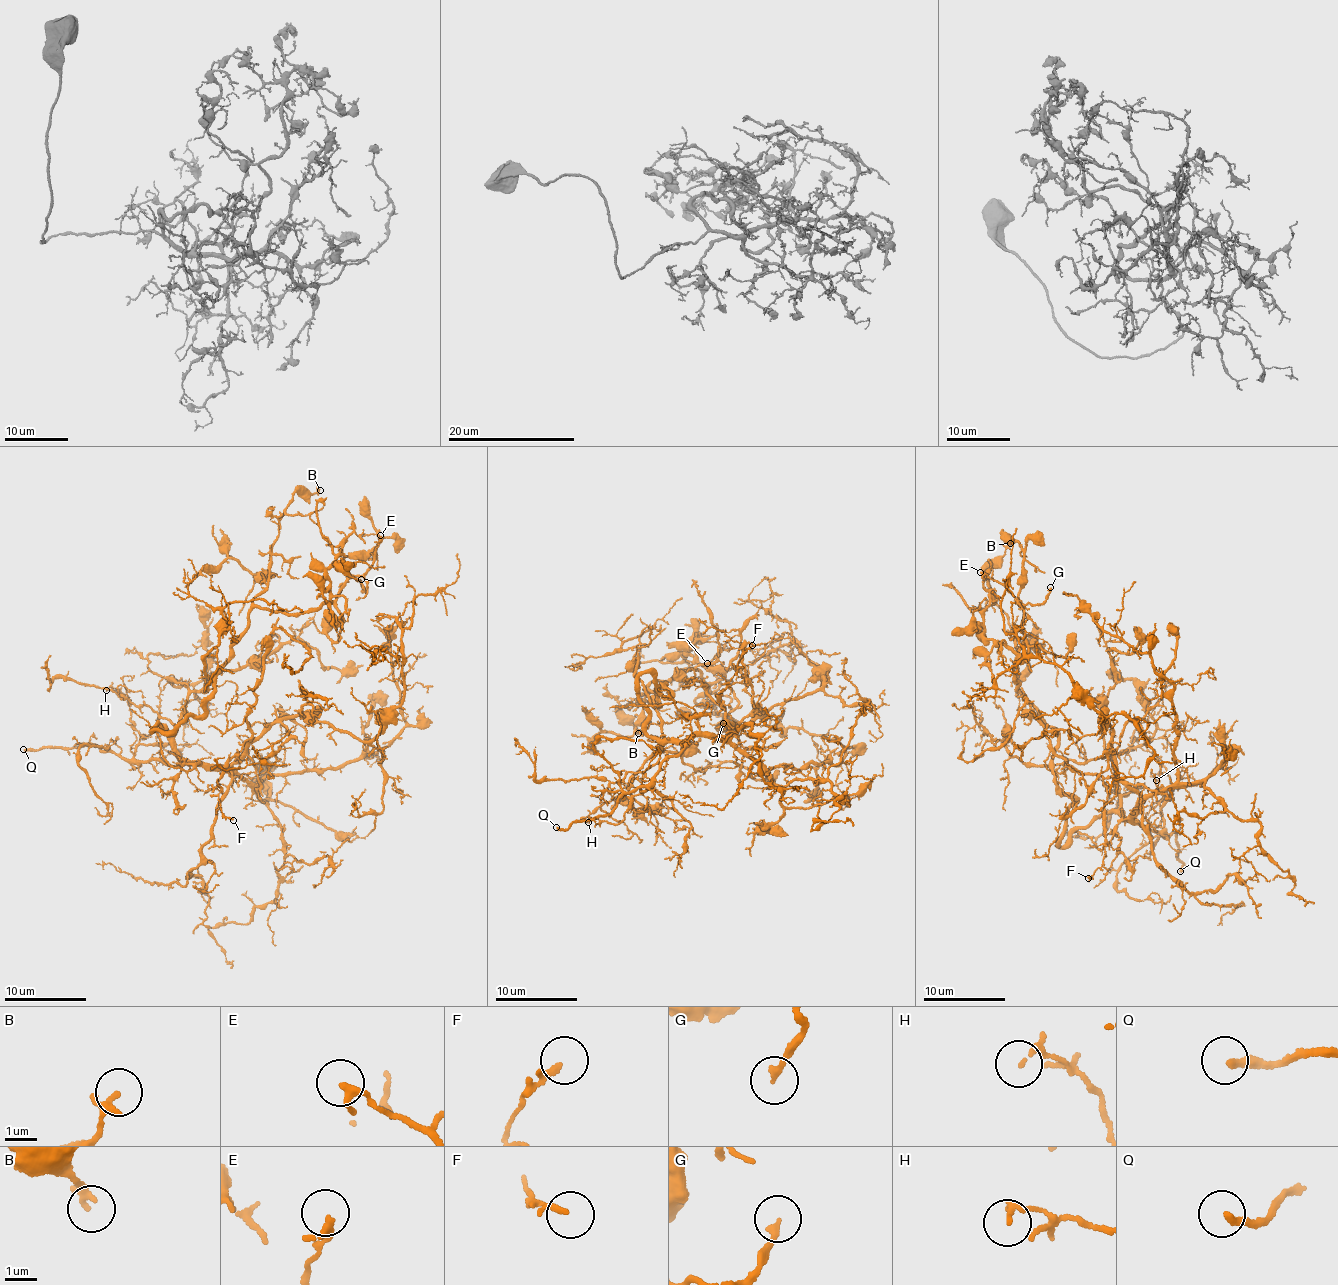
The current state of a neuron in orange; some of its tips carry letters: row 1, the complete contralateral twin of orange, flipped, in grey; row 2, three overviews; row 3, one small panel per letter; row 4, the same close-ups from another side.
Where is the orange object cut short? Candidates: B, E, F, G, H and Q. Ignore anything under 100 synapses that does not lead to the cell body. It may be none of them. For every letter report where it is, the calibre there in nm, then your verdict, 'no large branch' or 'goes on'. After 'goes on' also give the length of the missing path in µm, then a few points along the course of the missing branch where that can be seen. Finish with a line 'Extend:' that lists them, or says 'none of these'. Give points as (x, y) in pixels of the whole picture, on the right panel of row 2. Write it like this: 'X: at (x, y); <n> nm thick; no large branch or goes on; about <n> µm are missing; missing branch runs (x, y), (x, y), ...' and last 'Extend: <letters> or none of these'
B: at (1010, 543); 220 nm thick; no large branch
E: at (980, 572); 240 nm thick; no large branch
F: at (1088, 878); 170 nm thick; no large branch
G: at (1050, 587); 190 nm thick; no large branch
H: at (1156, 780); 100 nm thick; no large branch
Q: at (1180, 871); 240 nm thick; goes on; about 50 µm are missing; missing branch runs (1180, 871), (1088, 900), (1078, 939), (1030, 971), (999, 948), (979, 897), (959, 887), (960, 866)
Extend: Q

